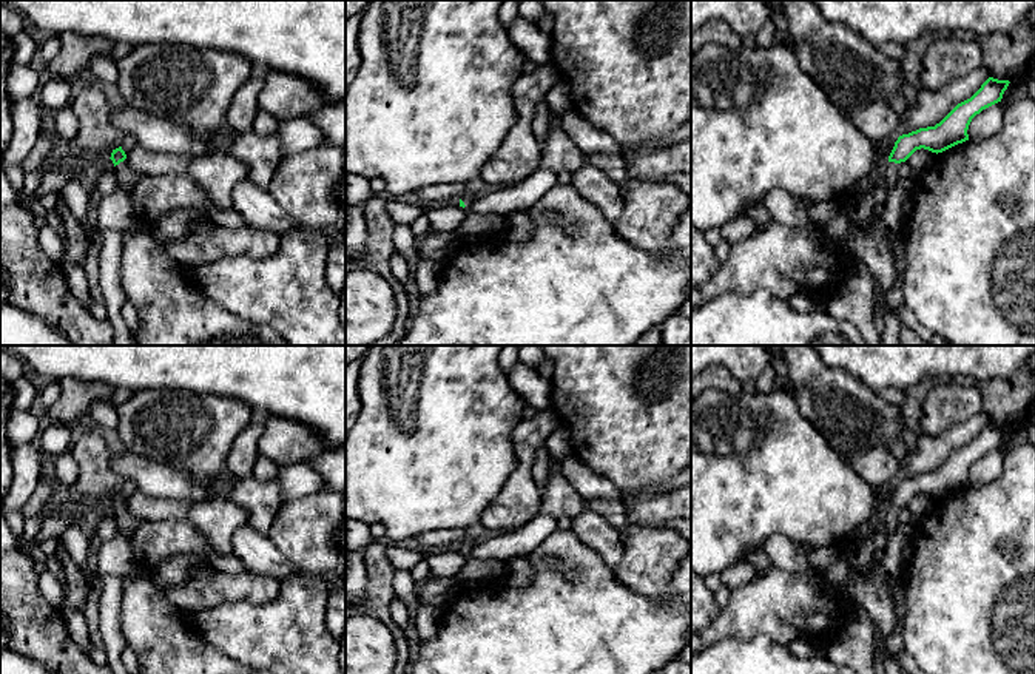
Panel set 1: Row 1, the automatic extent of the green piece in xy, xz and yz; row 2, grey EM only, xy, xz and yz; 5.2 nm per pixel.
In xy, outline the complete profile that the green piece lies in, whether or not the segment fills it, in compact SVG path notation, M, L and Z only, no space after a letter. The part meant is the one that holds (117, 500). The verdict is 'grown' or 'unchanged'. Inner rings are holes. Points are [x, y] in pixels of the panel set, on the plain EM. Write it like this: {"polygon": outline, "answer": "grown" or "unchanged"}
{"polygon": "M122 492L113 495L111 503L110 503L114 509L114 518L117 521L117 527L119 531L133 540L134 532L137 529L137 526L142 523L142 520L136 518L133 514L128 512L128 509L125 507L126 500L122 495Z", "answer": "grown"}

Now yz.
{"polygon": "M989 423L970 444L958 449L935 472L919 473L899 481L882 518L881 529L887 532L887 537L890 537L899 524L898 511L905 507L916 495L924 494L938 500L969 486L967 475L972 464L983 455L1001 447L1009 429L1009 426Z", "answer": "grown"}

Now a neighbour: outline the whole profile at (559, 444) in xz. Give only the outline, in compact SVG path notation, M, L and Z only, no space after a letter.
M560 424L548 436L544 446L549 450L551 457L558 461L574 455L569 430Z

